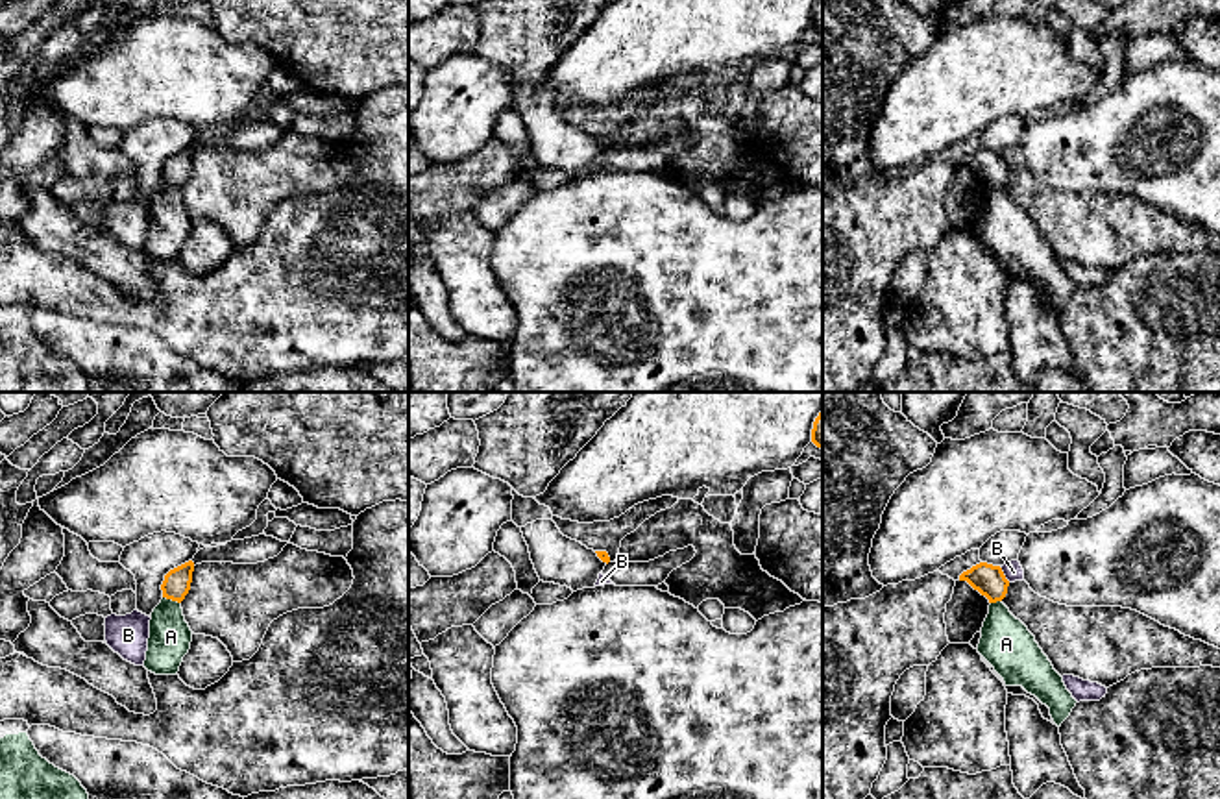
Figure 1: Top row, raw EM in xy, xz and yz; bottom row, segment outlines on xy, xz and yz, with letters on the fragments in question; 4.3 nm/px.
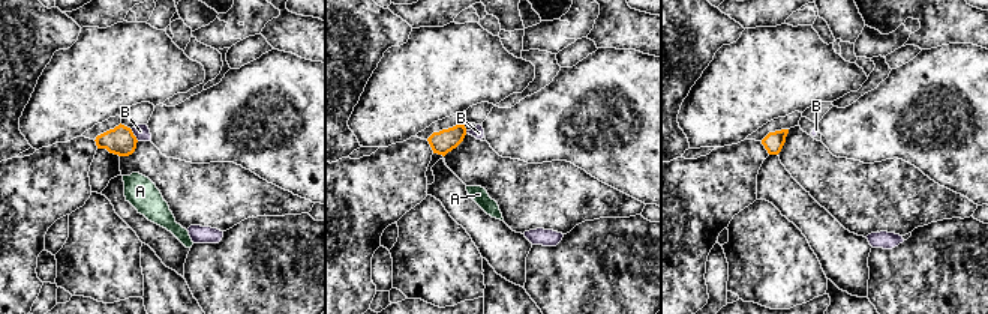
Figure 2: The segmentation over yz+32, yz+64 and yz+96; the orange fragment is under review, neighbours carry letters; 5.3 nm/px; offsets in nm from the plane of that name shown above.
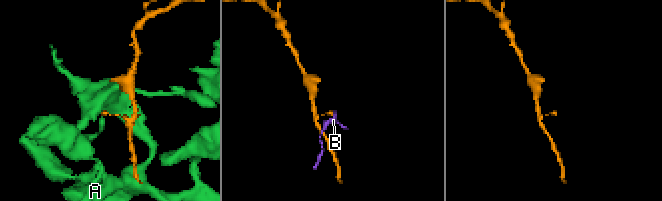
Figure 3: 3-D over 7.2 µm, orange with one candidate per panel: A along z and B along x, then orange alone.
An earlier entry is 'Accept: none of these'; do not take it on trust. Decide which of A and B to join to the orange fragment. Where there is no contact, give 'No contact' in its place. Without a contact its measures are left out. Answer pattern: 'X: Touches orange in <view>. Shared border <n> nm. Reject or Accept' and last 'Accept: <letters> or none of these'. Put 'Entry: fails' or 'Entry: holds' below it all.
A: Touches orange in xy. Shared border 90 nm. Reject
B: Touches orange in yz. Shared border 90 nm. Reject
Accept: none of these
Entry: holds

